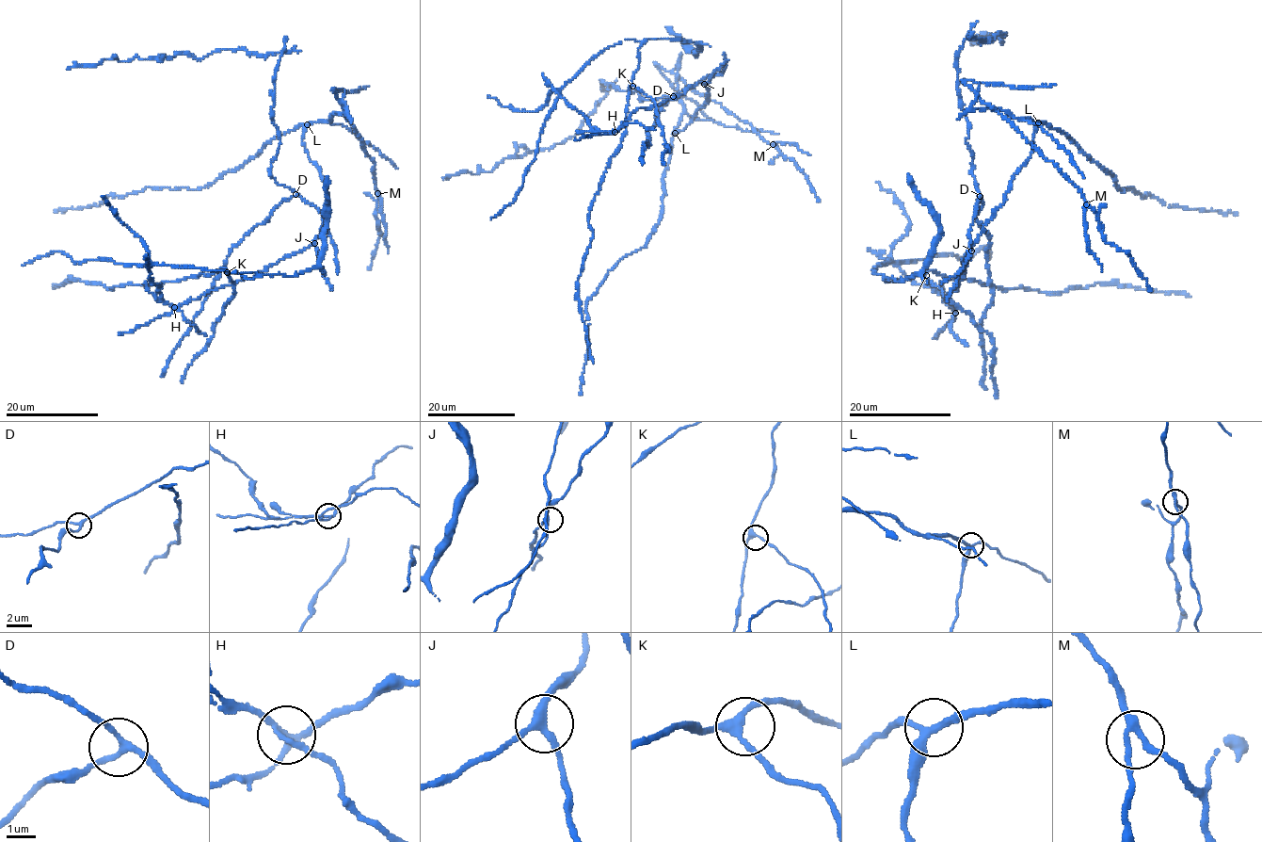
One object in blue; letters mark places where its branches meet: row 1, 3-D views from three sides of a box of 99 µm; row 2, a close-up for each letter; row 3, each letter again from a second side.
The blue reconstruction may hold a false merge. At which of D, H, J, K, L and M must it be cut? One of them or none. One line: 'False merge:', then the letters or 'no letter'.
False merge: H

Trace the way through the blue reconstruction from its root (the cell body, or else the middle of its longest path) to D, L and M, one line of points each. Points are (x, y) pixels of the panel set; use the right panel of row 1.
D: (948, 293), (957, 290), (967, 267), (964, 259), (976, 240), (971, 241), (969, 234), (980, 196)
L: (948, 293), (957, 290), (971, 244), (1003, 203), (1011, 181), (1030, 157), (1038, 122)
M: (948, 293), (1030, 157), (1037, 125), (972, 109), (977, 95), (1086, 204)

